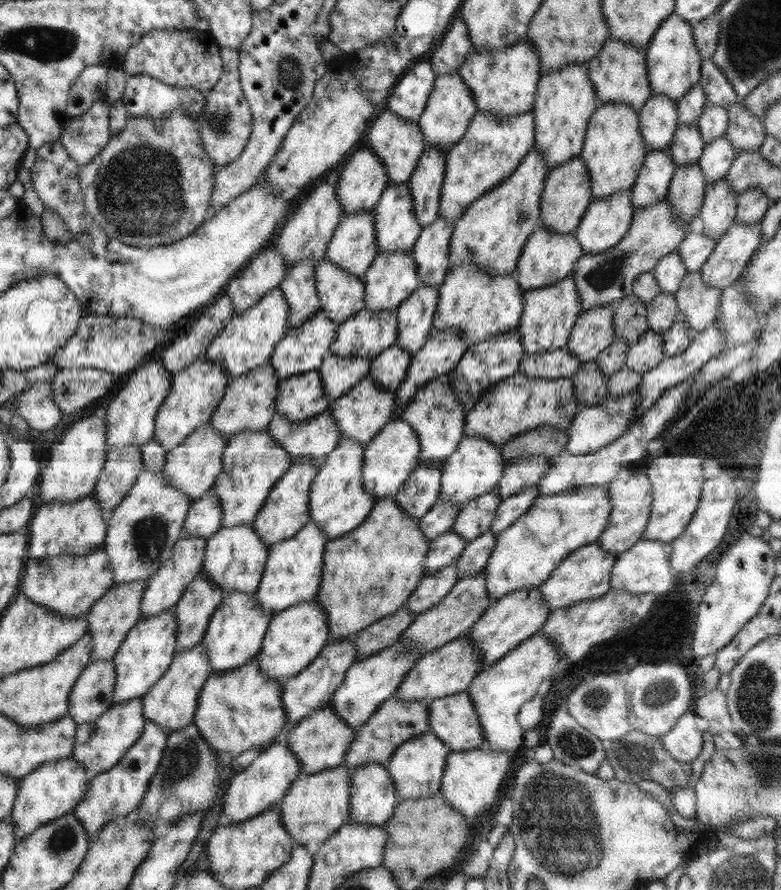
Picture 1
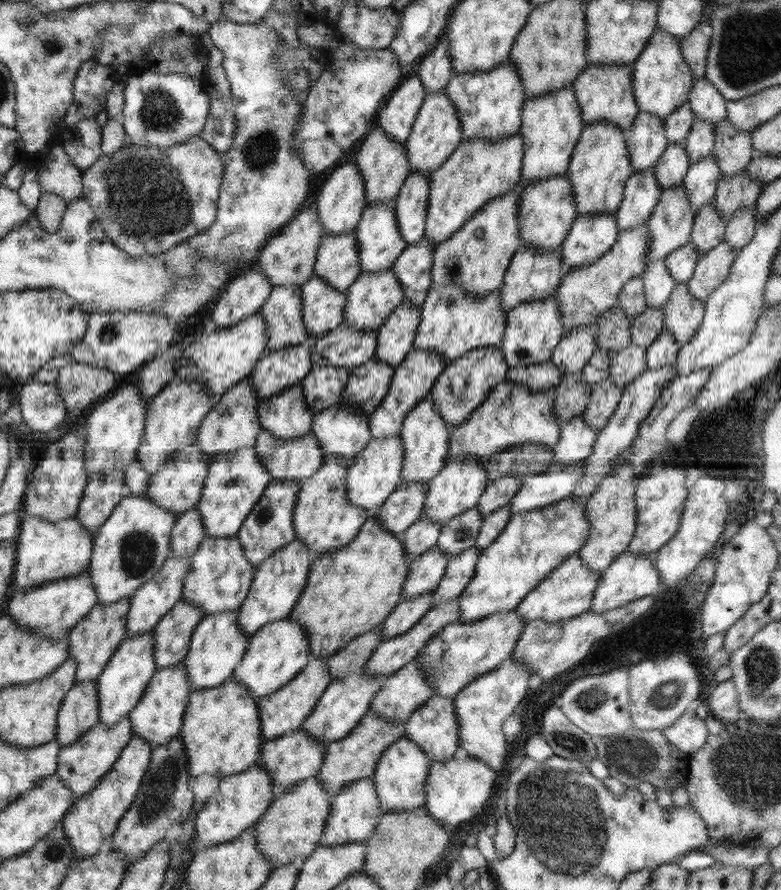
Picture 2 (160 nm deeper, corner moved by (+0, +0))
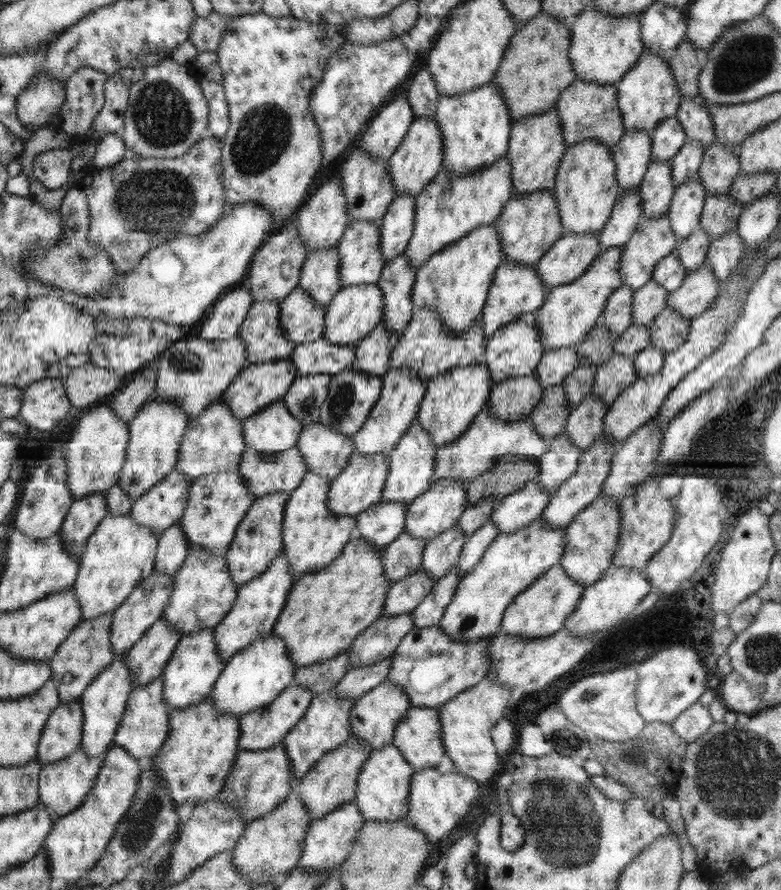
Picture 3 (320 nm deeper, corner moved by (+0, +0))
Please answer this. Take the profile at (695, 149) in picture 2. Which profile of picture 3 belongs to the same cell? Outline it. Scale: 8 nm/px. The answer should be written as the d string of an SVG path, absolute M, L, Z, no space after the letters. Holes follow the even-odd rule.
M687 140L682 149L671 158L671 169L674 186L678 186L696 178L696 172L701 165L704 149L697 140Z

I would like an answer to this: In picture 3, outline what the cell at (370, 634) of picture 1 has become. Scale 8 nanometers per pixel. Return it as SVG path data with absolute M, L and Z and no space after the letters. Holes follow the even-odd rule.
M344 650L326 662L296 667L292 683L307 688L314 695L334 689L348 669L352 668L348 651Z

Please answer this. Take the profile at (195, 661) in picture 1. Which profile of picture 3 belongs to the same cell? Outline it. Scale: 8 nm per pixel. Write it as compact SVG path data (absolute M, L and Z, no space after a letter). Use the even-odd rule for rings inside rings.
M157 678L150 684L136 686L129 694L124 714L120 719L120 726L116 729L113 745L121 746L134 758L146 761L155 756L168 738L169 731L169 704L163 699L163 684Z

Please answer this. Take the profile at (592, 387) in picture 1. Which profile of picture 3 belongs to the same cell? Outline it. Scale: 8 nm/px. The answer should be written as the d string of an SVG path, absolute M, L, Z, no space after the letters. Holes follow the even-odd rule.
M550 386L544 389L542 400L529 415L530 421L538 435L550 440L565 432L566 418L570 416L572 409L568 395L564 393L564 386Z

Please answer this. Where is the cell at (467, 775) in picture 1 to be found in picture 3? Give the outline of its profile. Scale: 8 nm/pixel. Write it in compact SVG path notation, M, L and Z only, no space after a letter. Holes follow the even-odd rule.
M437 767L425 768L418 772L414 771L410 779L408 812L405 819L414 829L424 832L424 835L428 837L428 842L432 843L434 840L440 841L441 838L450 835L450 831L458 824L458 820L462 820L466 812L470 810L470 804L472 804L480 794L479 790L480 784L473 778L468 778L455 771L445 773L444 775L437 770Z

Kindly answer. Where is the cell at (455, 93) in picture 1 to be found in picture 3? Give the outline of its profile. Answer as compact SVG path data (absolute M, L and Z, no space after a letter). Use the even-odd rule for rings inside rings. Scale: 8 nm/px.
M435 115L415 118L409 126L404 140L397 146L396 152L388 160L388 172L393 182L395 194L409 194L417 197L422 189L440 172L444 163L443 142L439 123L435 121Z

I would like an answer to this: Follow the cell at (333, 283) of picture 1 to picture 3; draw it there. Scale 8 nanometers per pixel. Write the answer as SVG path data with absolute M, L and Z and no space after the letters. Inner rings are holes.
M301 286L279 302L279 311L281 326L296 345L321 337L327 307L317 304Z

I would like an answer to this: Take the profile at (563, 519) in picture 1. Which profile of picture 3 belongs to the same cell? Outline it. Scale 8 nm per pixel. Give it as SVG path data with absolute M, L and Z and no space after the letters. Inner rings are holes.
M540 516L516 532L500 532L480 562L460 579L439 622L440 629L456 642L478 642L499 632L504 611L512 599L552 565L559 564L565 549L565 528L554 530Z

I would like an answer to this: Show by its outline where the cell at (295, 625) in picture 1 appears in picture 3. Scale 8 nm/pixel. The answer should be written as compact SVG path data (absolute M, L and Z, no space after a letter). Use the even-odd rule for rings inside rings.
M272 633L259 638L244 650L230 658L221 670L209 698L219 712L229 712L234 716L248 714L249 711L270 704L288 685L293 682L295 666L290 660L285 642Z

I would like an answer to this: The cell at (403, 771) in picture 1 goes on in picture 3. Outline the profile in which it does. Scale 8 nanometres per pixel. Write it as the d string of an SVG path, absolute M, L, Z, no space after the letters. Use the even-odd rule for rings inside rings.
M393 744L373 749L363 762L357 778L355 803L366 821L396 821L407 816L413 768Z

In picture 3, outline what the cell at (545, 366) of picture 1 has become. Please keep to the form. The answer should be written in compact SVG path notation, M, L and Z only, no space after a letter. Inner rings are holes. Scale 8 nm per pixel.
M536 374L504 380L494 384L491 390L486 404L488 411L494 419L504 423L514 423L529 416L544 394Z

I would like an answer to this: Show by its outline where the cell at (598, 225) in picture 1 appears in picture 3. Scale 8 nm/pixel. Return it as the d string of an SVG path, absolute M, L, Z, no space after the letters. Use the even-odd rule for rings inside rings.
M599 232L595 234L564 233L535 264L545 288L568 284L584 274L602 250Z

